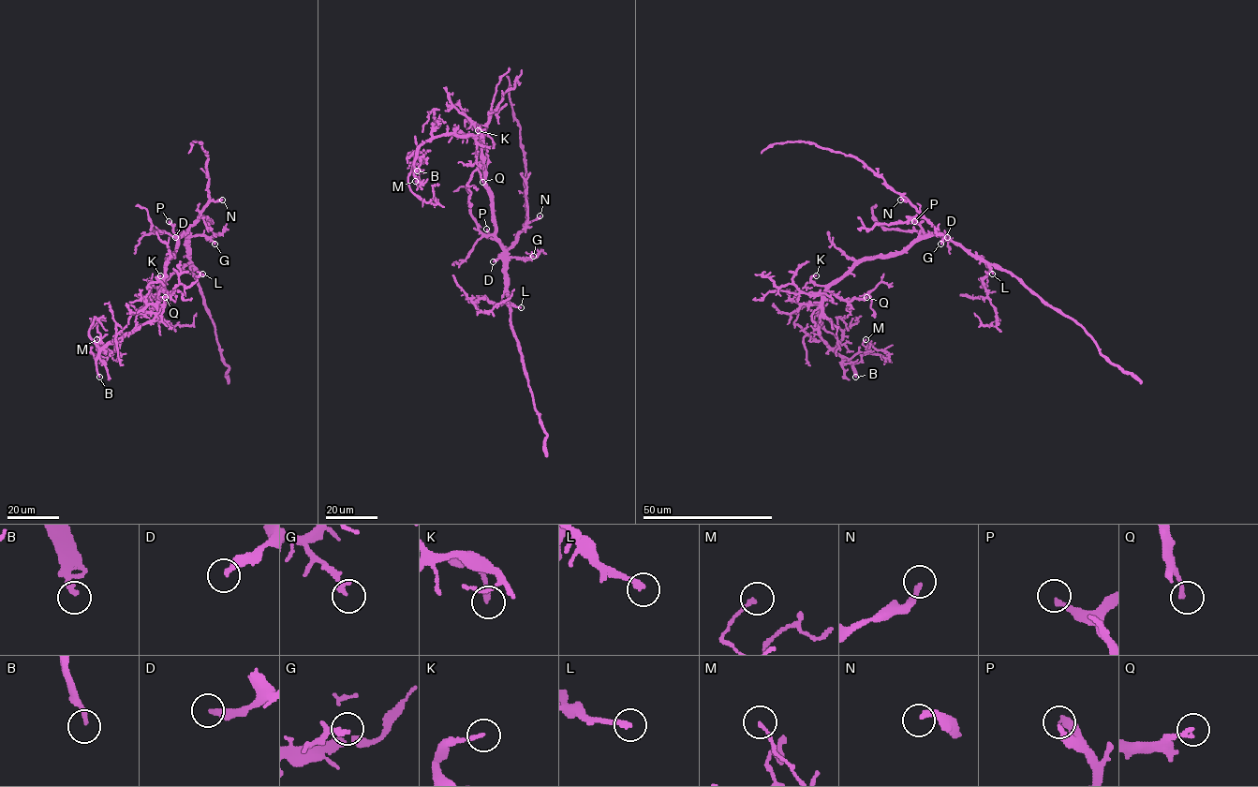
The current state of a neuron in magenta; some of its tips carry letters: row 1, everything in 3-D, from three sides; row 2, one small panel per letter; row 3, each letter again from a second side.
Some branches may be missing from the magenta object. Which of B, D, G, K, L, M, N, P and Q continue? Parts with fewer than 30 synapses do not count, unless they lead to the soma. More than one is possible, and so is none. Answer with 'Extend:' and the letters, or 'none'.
Extend: B

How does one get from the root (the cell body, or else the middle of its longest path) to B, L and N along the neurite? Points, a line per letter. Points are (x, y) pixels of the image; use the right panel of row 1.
B: (907, 245), (900, 252), (859, 260), (824, 291), (820, 334), (849, 362), (855, 377)
L: (907, 245), (926, 237), (943, 235), (982, 258), (992, 274)
N: (907, 245), (929, 237), (934, 227), (909, 200), (900, 200)

